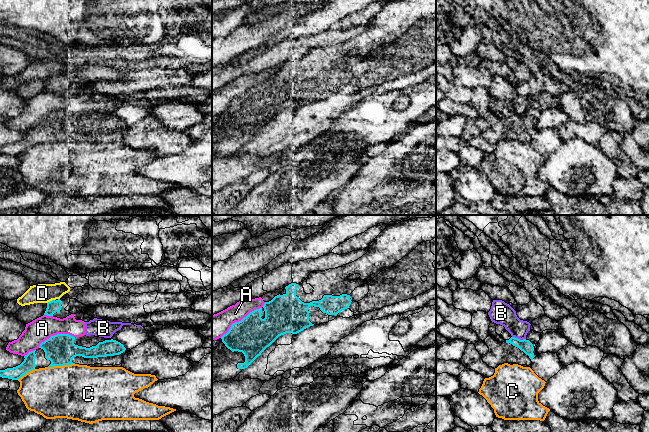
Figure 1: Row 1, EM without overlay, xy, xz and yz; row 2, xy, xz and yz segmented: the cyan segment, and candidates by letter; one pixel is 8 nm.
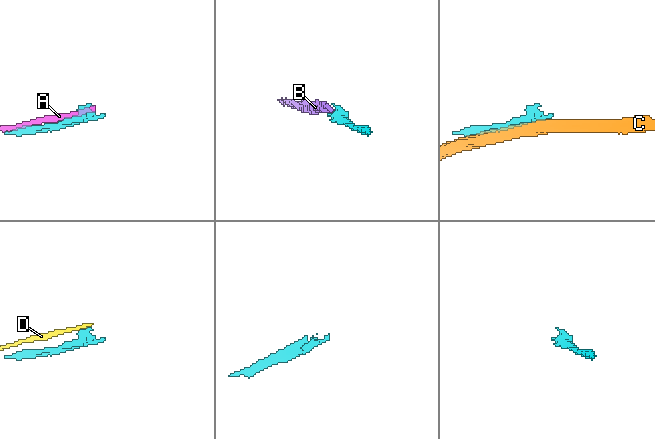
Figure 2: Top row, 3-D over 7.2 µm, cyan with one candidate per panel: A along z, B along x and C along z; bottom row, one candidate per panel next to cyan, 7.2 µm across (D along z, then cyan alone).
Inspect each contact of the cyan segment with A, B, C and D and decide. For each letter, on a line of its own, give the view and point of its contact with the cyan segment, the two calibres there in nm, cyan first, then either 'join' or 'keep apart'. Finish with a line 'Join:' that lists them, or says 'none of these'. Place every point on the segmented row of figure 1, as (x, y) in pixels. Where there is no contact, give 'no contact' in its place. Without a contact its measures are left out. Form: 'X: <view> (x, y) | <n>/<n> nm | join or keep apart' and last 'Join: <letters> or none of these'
A: xz (243, 318) | 300/190 nm | keep apart
B: yz (519, 339) | 100/180 nm | keep apart
C: xy (61, 365) | 240/440 nm | keep apart
D: xy (50, 301) | 100/160 nm | keep apart
Join: none of these

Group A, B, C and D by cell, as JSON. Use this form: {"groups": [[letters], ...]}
{"groups": [["A", "B"], ["C"], ["D"]]}

